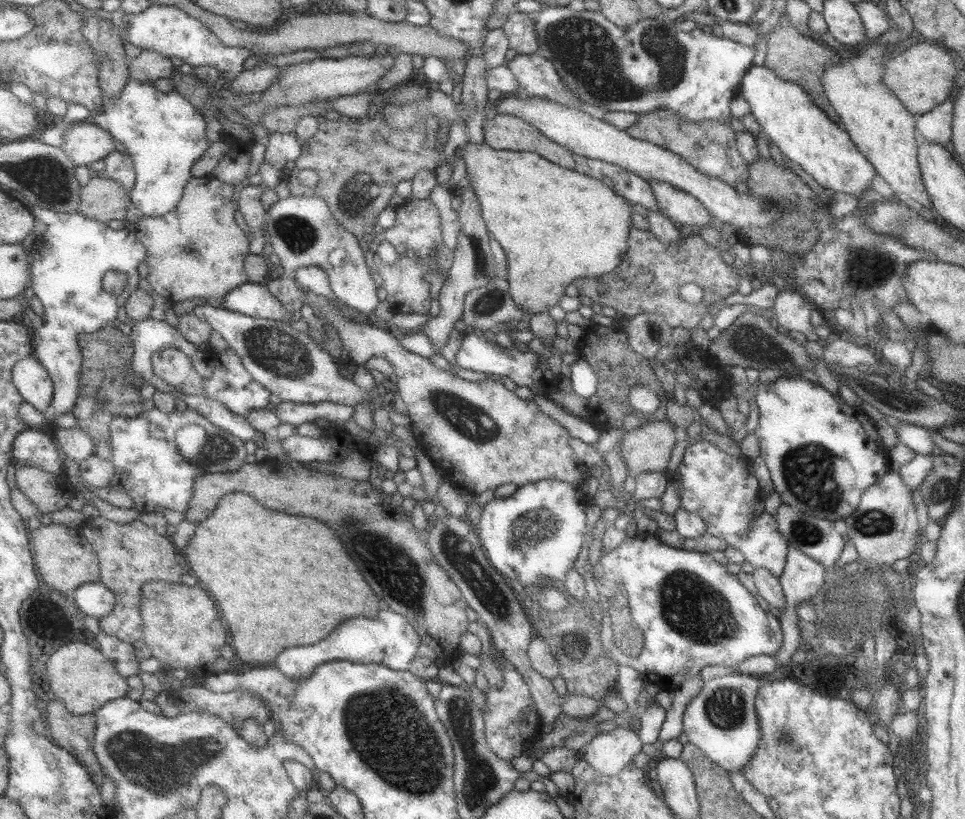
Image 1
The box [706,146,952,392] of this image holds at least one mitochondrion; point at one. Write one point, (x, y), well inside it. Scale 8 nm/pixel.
(864, 269)

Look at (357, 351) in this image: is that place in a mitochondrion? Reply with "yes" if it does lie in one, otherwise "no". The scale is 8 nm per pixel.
no

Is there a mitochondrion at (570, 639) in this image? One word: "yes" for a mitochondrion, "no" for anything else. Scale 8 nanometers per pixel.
yes

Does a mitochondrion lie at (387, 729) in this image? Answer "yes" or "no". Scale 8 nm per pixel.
yes

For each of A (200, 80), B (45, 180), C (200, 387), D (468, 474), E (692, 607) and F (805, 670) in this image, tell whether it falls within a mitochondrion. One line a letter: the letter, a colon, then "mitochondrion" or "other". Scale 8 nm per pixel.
A: other
B: mitochondrion
C: other
D: other
E: mitochondrion
F: other

